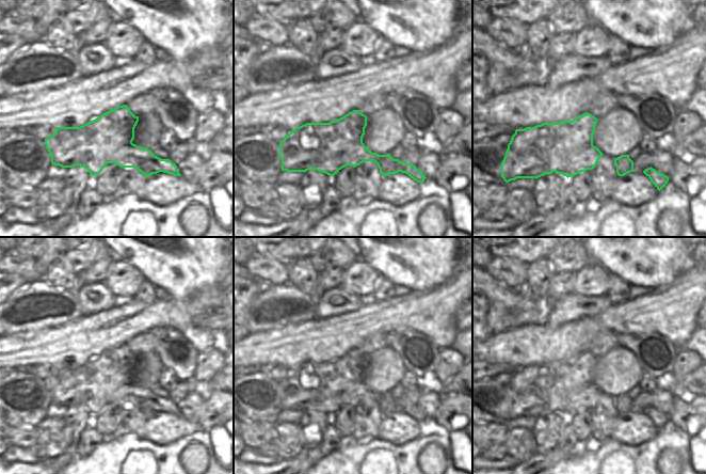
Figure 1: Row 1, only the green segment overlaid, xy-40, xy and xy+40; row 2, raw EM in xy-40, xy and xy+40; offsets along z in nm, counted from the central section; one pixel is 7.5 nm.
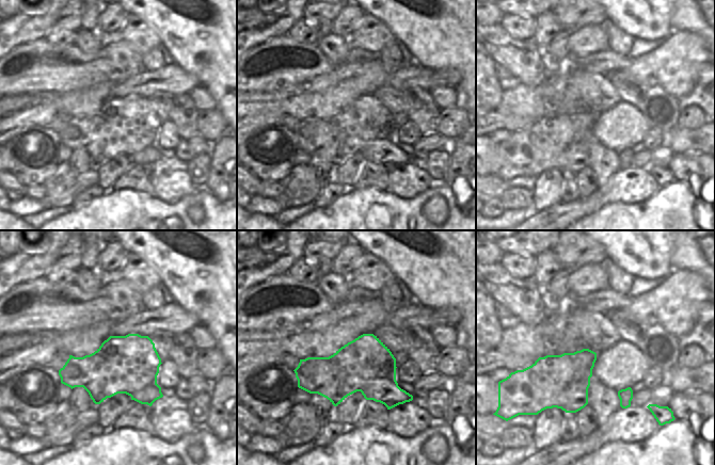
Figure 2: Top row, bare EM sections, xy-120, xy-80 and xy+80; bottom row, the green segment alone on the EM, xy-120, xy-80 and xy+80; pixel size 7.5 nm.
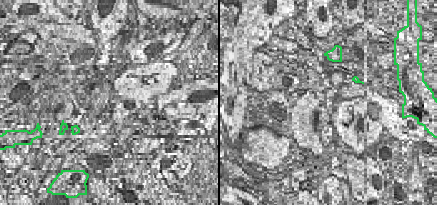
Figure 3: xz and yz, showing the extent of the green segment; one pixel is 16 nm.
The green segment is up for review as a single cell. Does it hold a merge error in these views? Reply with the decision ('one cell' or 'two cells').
two cells

